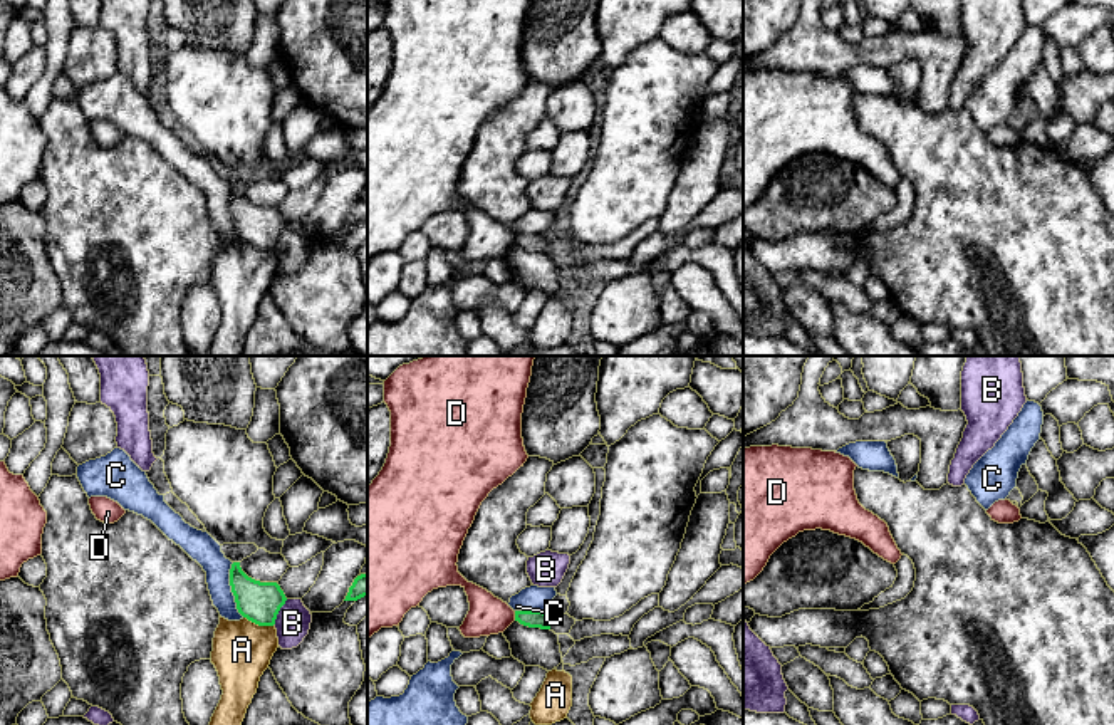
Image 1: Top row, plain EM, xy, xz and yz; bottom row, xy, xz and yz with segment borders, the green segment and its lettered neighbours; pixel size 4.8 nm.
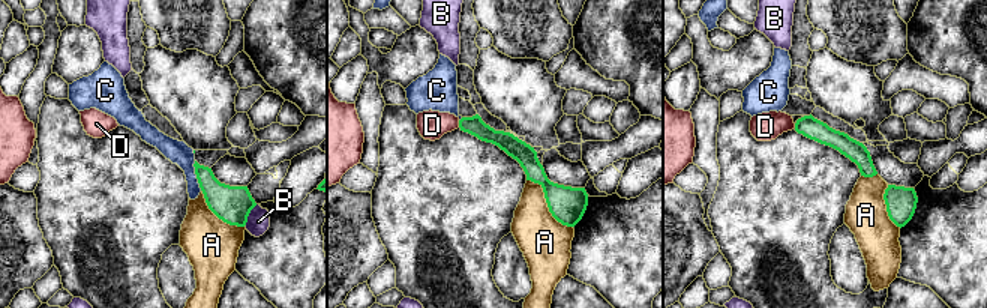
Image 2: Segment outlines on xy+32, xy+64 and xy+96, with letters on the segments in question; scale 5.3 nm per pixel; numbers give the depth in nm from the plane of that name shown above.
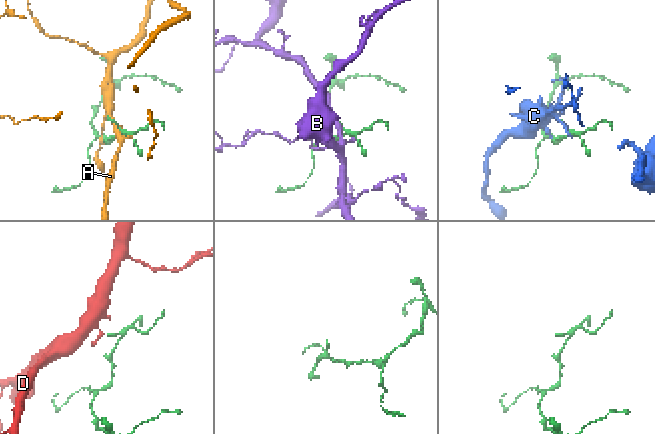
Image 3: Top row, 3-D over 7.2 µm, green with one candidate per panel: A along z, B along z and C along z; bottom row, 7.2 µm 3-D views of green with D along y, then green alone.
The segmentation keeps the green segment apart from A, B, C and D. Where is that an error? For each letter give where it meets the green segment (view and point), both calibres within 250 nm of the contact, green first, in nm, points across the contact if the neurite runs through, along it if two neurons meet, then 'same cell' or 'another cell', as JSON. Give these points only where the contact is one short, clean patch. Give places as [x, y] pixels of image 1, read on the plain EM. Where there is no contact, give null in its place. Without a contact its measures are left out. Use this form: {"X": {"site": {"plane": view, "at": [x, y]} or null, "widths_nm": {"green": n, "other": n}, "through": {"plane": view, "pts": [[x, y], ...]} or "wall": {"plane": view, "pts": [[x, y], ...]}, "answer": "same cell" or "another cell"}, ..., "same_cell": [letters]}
{"A": {"site": {"plane": "xy", "at": [259, 249]}, "widths_nm": {"green": 190, "other": 280}, "answer": "another cell"}, "B": {"site": {"plane": "xy", "at": [277, 237]}, "widths_nm": {"green": 190, "other": 170}, "wall": {"plane": "xy", "pts": [[287, 224], [272, 249]]}, "answer": "another cell"}, "C": {"site": {"plane": "xy", "at": [232, 213]}, "widths_nm": {"green": 190, "other": 140}, "answer": "another cell"}, "D": {"site": {"plane": "xz", "at": [515, 240]}, "widths_nm": {"green": 80, "other": 190}, "wall": {"plane": "xz", "pts": [[514, 235], [515, 244]]}, "answer": "another cell"}, "same_cell": []}

